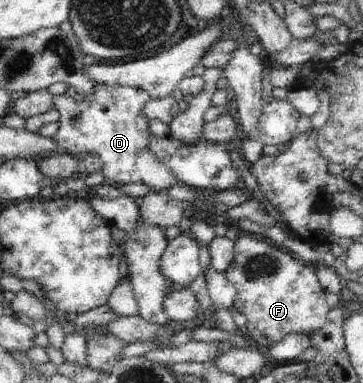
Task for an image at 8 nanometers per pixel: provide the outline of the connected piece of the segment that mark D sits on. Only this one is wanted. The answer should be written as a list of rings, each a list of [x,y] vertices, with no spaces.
[[[95,83],[92,93],[85,95],[81,102],[76,102],[65,93],[53,96],[54,107],[60,113],[59,128],[53,139],[61,150],[71,154],[96,154],[102,162],[101,171],[106,180],[113,183],[141,183],[150,186],[154,192],[164,192],[177,180],[171,169],[159,160],[157,155],[149,151],[152,134],[149,133],[150,120],[142,114],[144,105],[152,98],[147,90],[141,87],[119,86]]]

